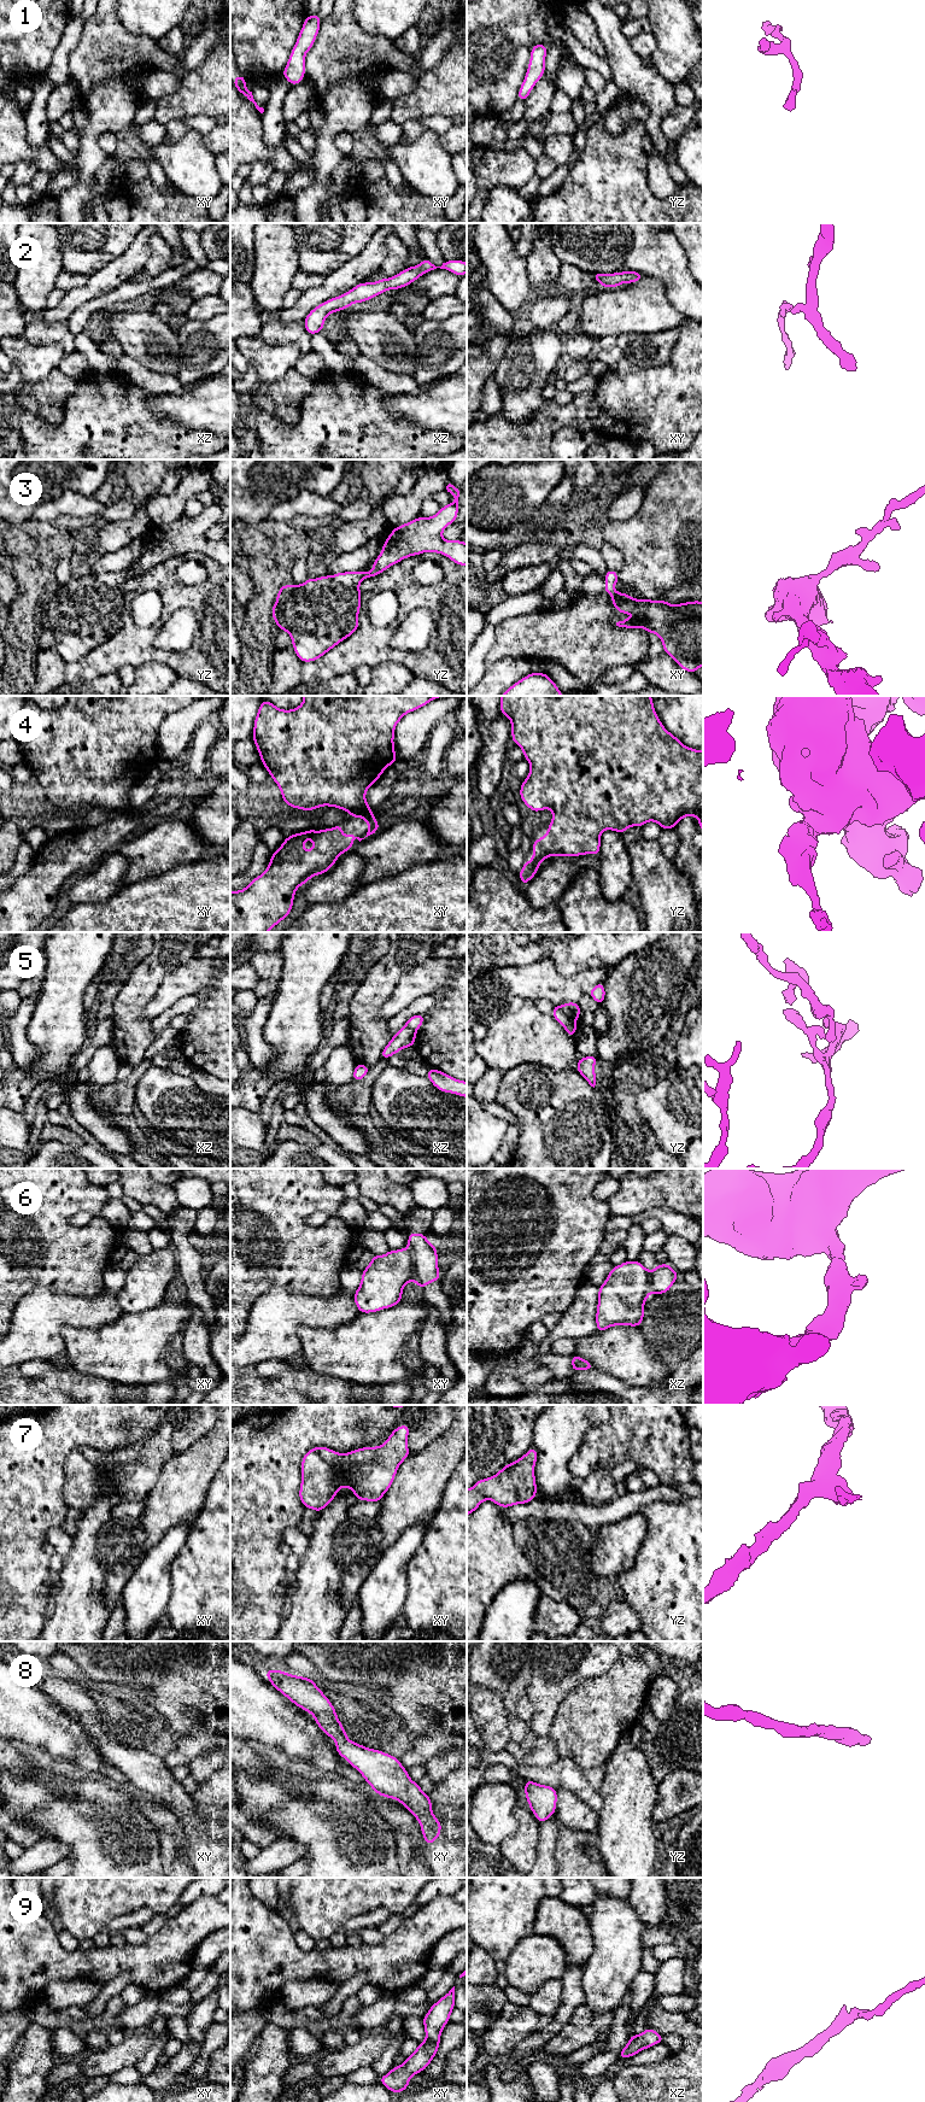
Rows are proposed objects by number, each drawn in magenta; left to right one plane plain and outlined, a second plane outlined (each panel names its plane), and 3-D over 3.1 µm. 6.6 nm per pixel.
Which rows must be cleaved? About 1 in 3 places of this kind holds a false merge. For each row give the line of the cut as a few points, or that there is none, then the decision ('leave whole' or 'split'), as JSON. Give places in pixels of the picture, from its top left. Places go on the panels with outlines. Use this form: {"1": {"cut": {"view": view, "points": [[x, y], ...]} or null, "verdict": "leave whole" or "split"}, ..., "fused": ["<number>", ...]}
{"1": {"cut": null, "verdict": "leave whole"}, "2": {"cut": null, "verdict": "leave whole"}, "3": {"cut": null, "verdict": "leave whole"}, "4": {"cut": null, "verdict": "leave whole"}, "5": {"cut": {"view": "yz", "points": [[560, 1006], [573, 1022]]}, "verdict": "split"}, "6": {"cut": {"view": "xy", "points": [[409, 1249], [413, 1257], [414, 1280]]}, "verdict": "split"}, "7": {"cut": null, "verdict": "leave whole"}, "8": {"cut": null, "verdict": "leave whole"}, "9": {"cut": null, "verdict": "leave whole"}, "fused": ["5", "6"]}

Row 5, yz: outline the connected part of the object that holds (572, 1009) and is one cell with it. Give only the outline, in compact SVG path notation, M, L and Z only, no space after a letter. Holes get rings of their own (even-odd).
M567 1002L567 1003L563 1003L563 1005L561 1005L561 1009L573 1021L576 1021L579 1015L581 1014L581 1009L580 1009L578 1002Z

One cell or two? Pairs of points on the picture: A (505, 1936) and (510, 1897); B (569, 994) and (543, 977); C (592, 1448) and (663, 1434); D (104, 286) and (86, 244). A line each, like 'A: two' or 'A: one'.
A: one
B: one
C: one
D: two

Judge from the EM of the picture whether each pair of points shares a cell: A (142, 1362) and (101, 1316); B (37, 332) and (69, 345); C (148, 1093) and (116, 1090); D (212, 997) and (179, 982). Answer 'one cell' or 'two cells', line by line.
A: two cells
B: one cell
C: two cells
D: one cell

